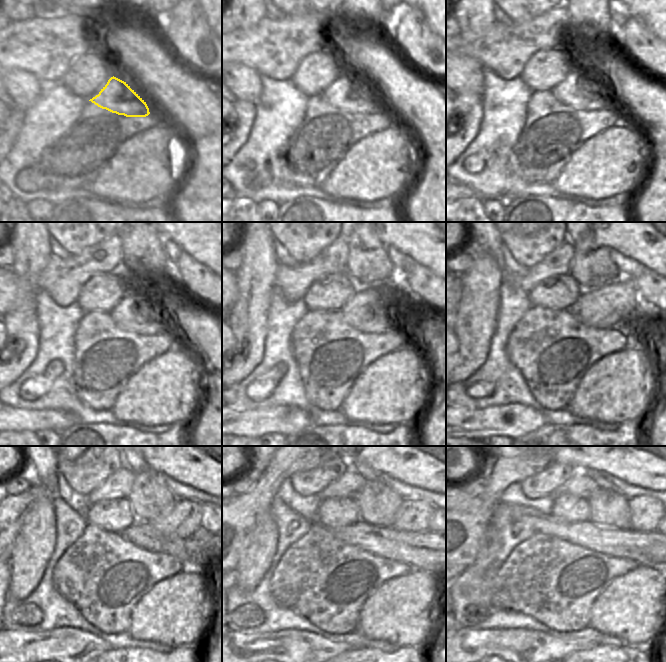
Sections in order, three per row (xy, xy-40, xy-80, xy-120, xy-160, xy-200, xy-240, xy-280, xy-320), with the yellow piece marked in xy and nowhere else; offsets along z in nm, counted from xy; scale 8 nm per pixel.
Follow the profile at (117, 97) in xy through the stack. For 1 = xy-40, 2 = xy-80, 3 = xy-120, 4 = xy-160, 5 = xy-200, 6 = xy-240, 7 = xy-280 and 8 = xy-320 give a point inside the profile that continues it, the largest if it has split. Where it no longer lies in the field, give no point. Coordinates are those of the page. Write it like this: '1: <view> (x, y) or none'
1: xy-40 (344, 93)
2: xy-80 (576, 91)
3: xy-120 (136, 313)
4: xy-160 (367, 311)
5: xy-200 (613, 305)
6: xy-240 (184, 519)
7: xy-280 (412, 516)
8: xy-320 (646, 512)

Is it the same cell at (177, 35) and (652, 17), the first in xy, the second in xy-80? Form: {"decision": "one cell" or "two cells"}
{"decision": "two cells"}

